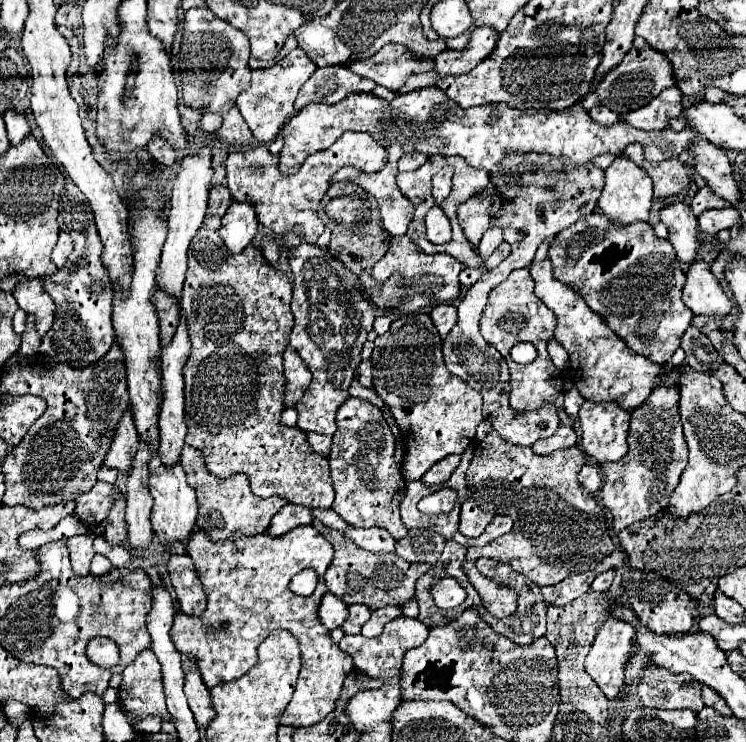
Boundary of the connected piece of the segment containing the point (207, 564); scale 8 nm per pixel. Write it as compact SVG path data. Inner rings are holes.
M300 526L294 528L282 536L268 536L268 534L256 534L256 536L246 536L246 534L232 534L230 538L222 542L214 542L210 534L204 530L194 532L194 536L188 540L186 546L188 556L194 560L196 572L204 584L204 590L208 594L208 608L200 616L188 616L188 614L178 614L176 622L172 626L172 640L176 642L176 648L180 654L196 656L200 660L200 672L202 680L208 688L214 688L218 684L236 680L244 676L252 666L258 662L258 646L260 642L274 630L288 630L300 644L302 652L302 670L298 676L298 686L292 694L292 700L288 702L286 710L280 716L280 724L290 724L290 726L312 726L320 722L326 714L334 710L336 698L340 696L342 682L346 674L354 668L352 658L344 654L338 644L332 642L330 632L322 626L320 616L318 616L318 606L322 602L322 596L328 592L328 586L324 582L324 572L326 566L332 562L332 544L312 526ZM304 568L314 568L318 574L318 586L312 596L294 596L294 592L288 588L292 576Z

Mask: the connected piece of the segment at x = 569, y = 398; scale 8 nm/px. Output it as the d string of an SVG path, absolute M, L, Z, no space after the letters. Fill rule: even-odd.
M570 384L568 392L566 392L566 396L564 396L564 410L566 410L568 414L572 414L572 418L576 420L578 410L580 410L580 406L582 406L582 404L584 404L584 398L580 396L578 388L576 388L574 384Z

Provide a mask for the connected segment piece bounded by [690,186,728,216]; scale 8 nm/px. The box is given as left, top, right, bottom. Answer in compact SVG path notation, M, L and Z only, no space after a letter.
M706 186L700 188L698 194L696 194L696 196L692 198L692 202L690 202L690 208L692 208L694 216L700 216L702 212L712 210L712 208L726 208L726 206L728 206L728 202L724 202L722 198L716 198Z

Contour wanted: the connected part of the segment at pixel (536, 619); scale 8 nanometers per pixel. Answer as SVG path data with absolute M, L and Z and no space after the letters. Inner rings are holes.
M518 584L518 608L508 618L494 618L488 610L480 616L496 630L498 634L510 638L516 644L530 644L532 640L546 634L546 602L536 584Z

